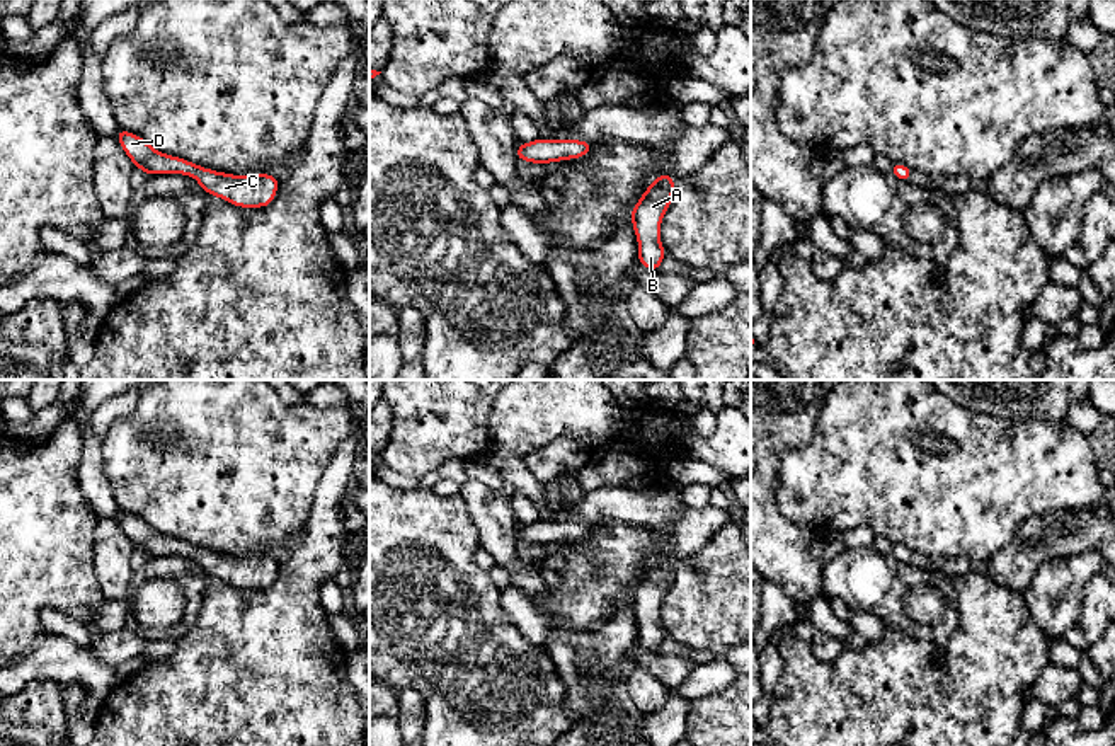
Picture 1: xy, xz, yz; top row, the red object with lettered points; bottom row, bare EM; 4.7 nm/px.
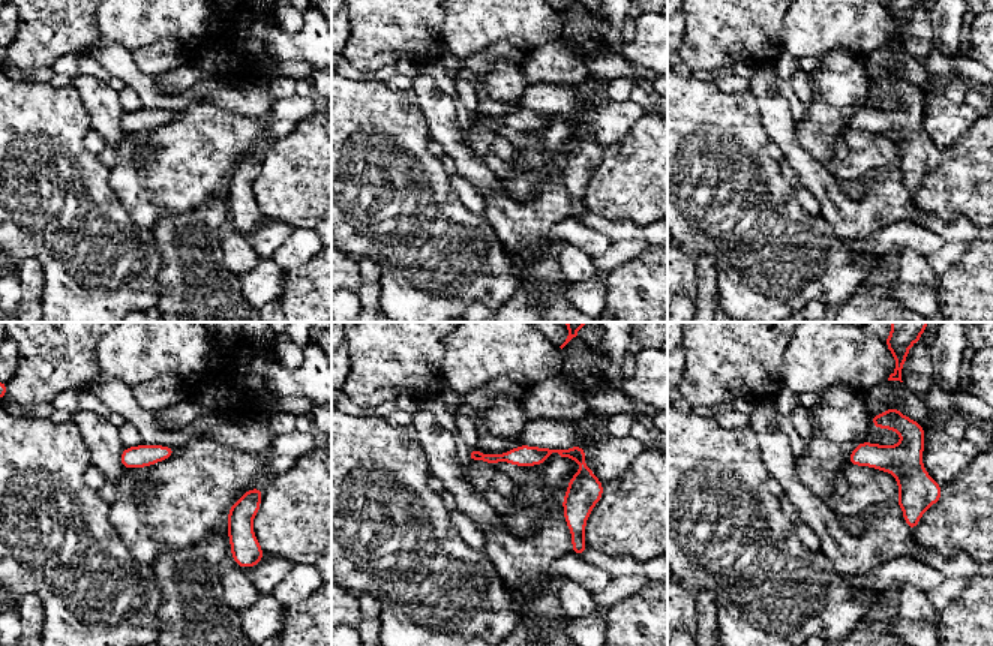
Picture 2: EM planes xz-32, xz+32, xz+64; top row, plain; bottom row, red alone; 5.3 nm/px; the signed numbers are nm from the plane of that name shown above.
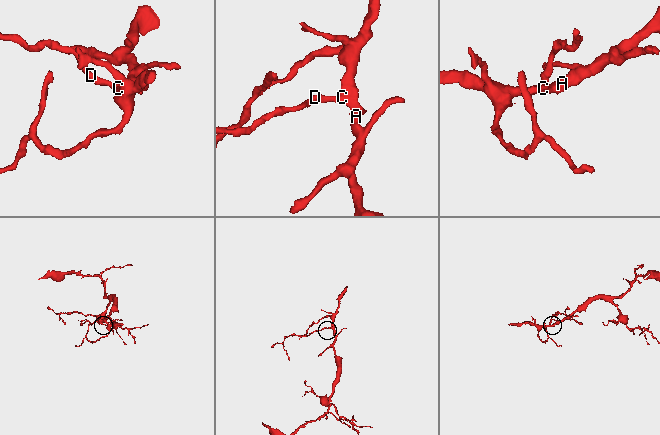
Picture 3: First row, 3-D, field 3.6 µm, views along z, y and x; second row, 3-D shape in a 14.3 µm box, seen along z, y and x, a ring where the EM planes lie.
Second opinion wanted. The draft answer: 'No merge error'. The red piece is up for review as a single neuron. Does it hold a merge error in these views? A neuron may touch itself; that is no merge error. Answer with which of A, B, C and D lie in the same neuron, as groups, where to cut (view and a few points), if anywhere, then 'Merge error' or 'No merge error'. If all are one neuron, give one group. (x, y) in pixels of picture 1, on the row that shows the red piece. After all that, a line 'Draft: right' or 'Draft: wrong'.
Groups: A B C D. No split. No merge error
Draft: right

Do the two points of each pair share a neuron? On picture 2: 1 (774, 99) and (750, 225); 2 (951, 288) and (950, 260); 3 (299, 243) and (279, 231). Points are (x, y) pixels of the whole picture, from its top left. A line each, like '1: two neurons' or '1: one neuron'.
1: two neurons
2: two neurons
3: two neurons

